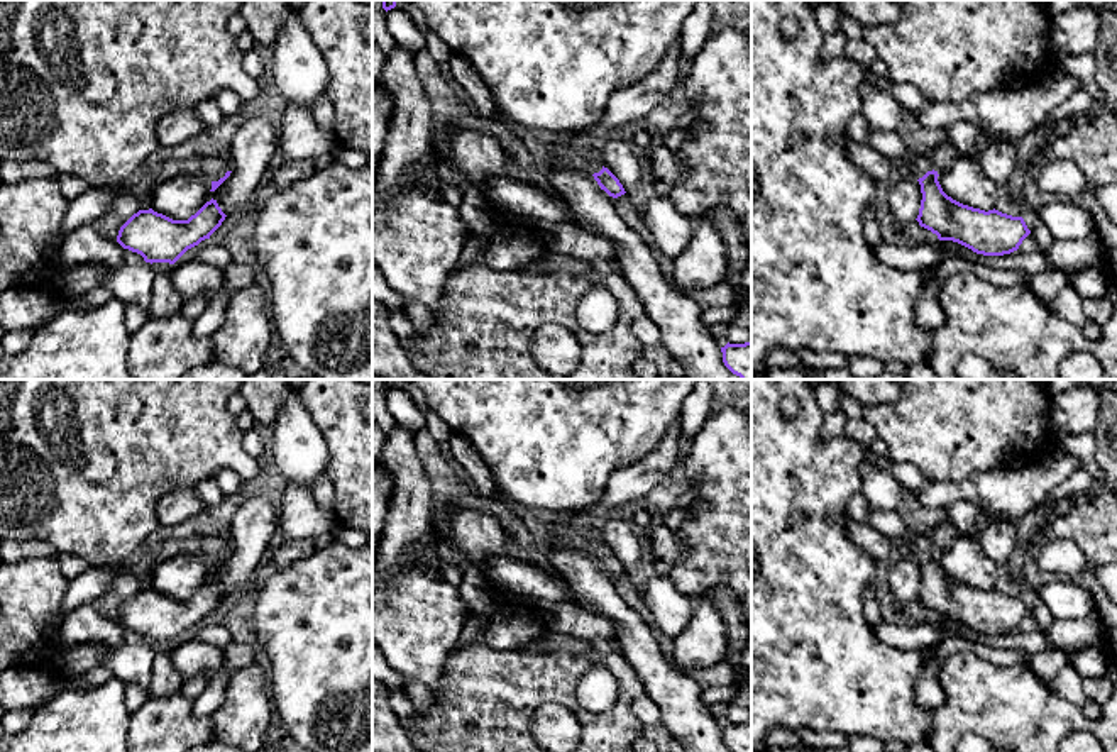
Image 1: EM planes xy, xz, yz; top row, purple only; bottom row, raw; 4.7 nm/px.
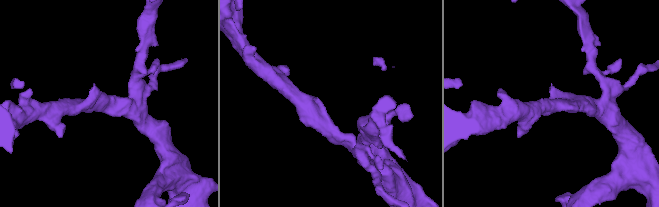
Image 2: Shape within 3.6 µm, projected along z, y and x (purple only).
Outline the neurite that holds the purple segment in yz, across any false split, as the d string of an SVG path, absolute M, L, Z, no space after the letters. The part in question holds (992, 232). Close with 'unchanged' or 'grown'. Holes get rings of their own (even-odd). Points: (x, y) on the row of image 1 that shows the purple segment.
M850 141L846 154L873 181L885 186L899 171L907 171L921 185L921 208L917 222L939 241L953 241L977 254L1004 256L1019 249L1031 234L1022 217L999 210L980 210L948 196L933 168L929 156L916 156L902 163L880 154L868 144Z | grown

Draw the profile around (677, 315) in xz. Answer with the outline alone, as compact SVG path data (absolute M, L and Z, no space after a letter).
M560 154L567 163L555 163L548 173L552 191L567 202L574 224L613 244L613 263L633 288L647 318L660 329L670 357L682 364L682 379L741 379L724 366L721 346L701 322L702 308L667 283L650 247L626 225L594 176L570 154Z

